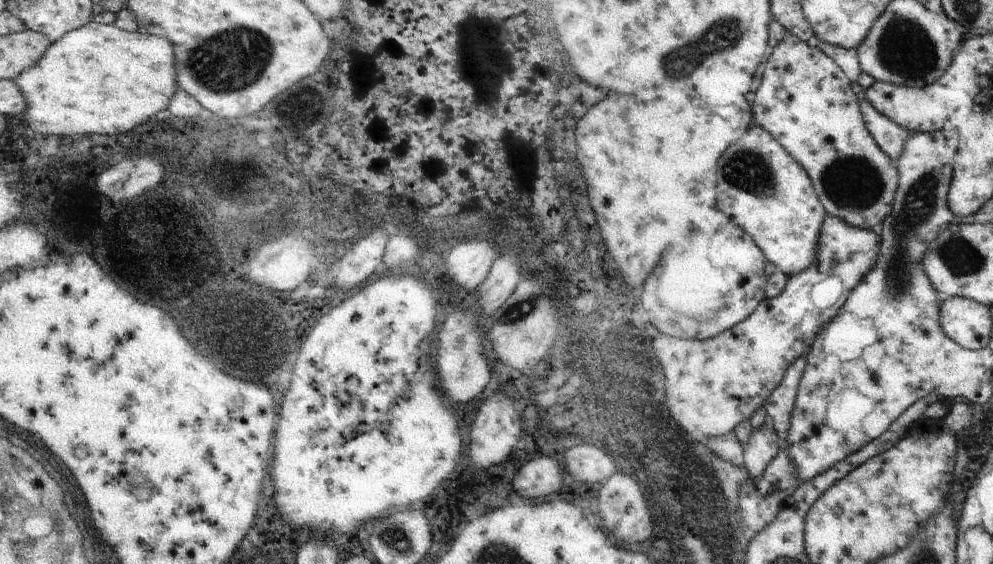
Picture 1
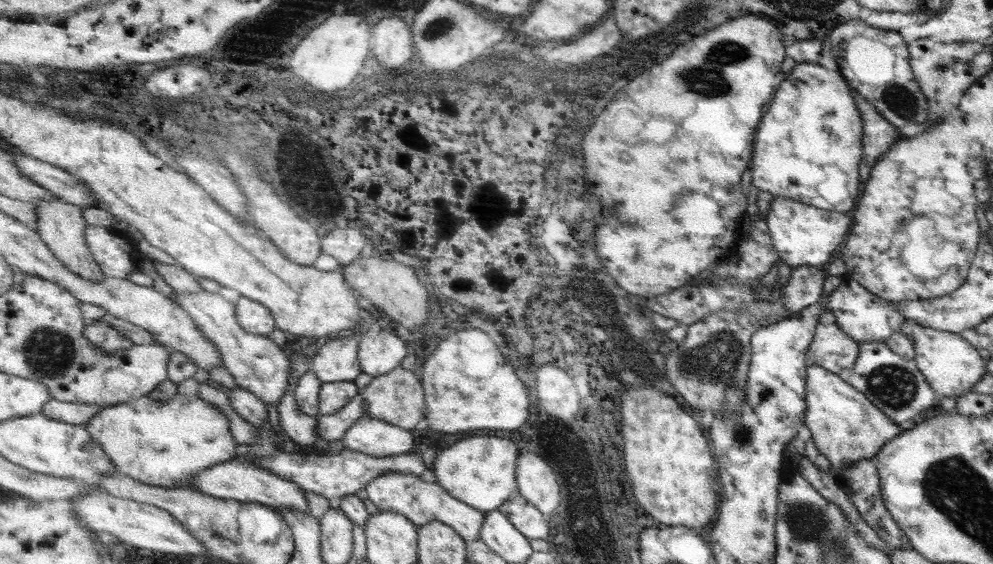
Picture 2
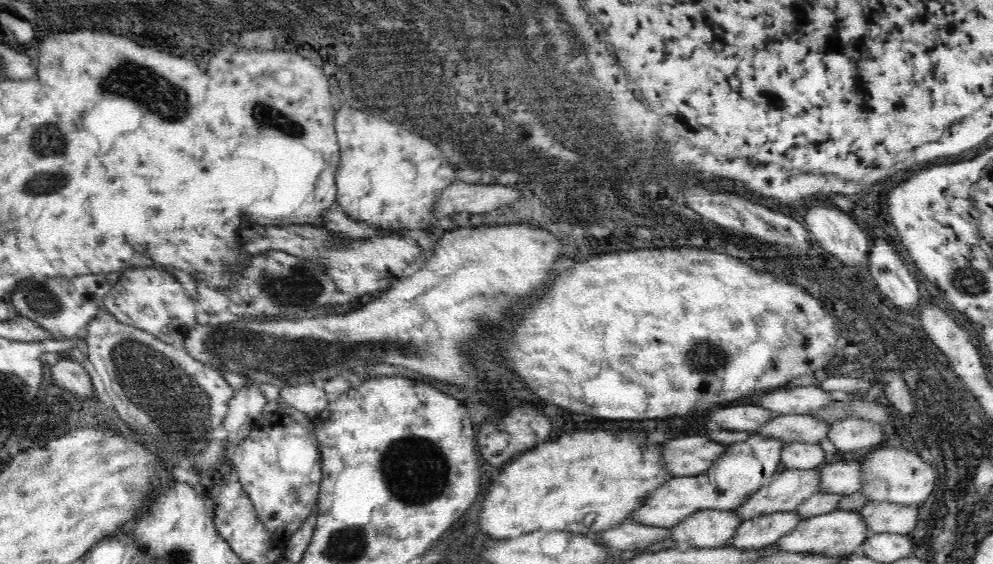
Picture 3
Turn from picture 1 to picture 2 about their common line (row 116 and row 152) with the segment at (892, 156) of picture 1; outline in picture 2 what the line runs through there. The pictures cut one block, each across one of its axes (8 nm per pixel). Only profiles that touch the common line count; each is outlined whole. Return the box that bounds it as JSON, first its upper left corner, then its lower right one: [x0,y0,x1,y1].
[849,88,899,184]

